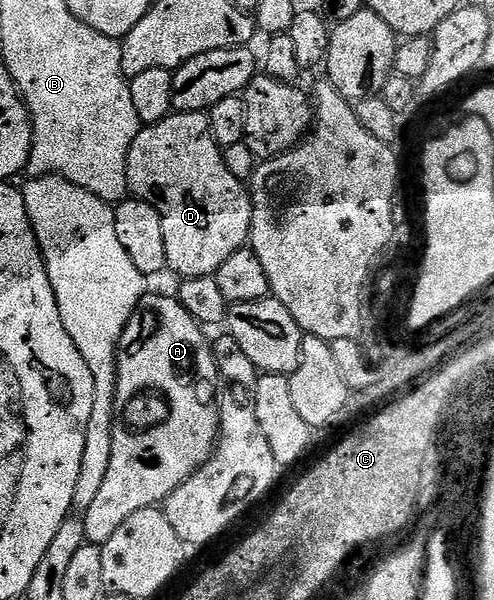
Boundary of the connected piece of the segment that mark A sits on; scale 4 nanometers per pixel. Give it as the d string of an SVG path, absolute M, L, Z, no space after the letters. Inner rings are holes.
M148 294L131 315L119 340L117 386L115 387L115 421L113 454L109 454L109 471L93 506L82 513L88 544L102 546L113 538L121 522L133 518L137 510L162 505L215 453L219 439L219 405L221 375L212 341L207 341L204 325L198 324L174 295Z

